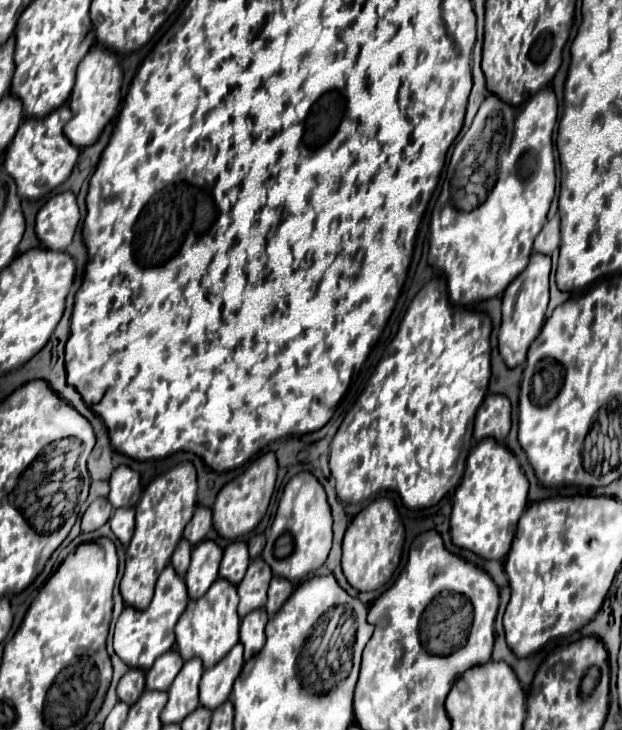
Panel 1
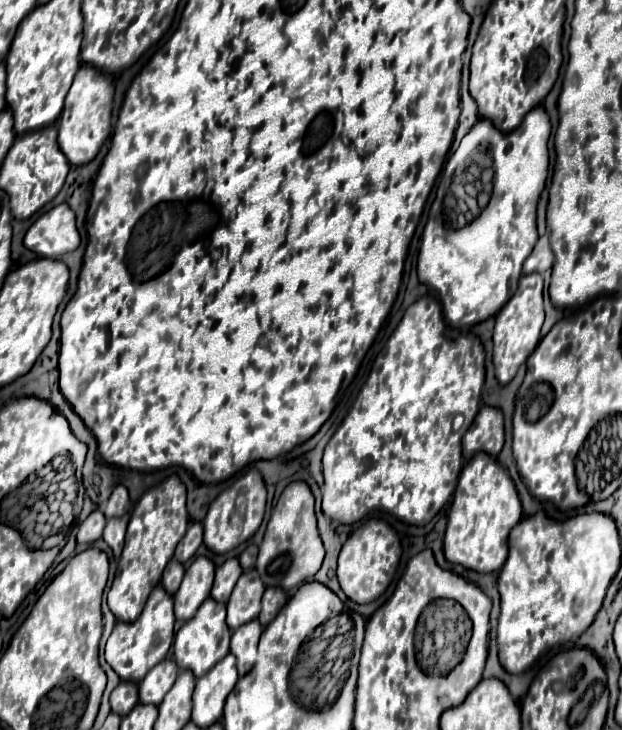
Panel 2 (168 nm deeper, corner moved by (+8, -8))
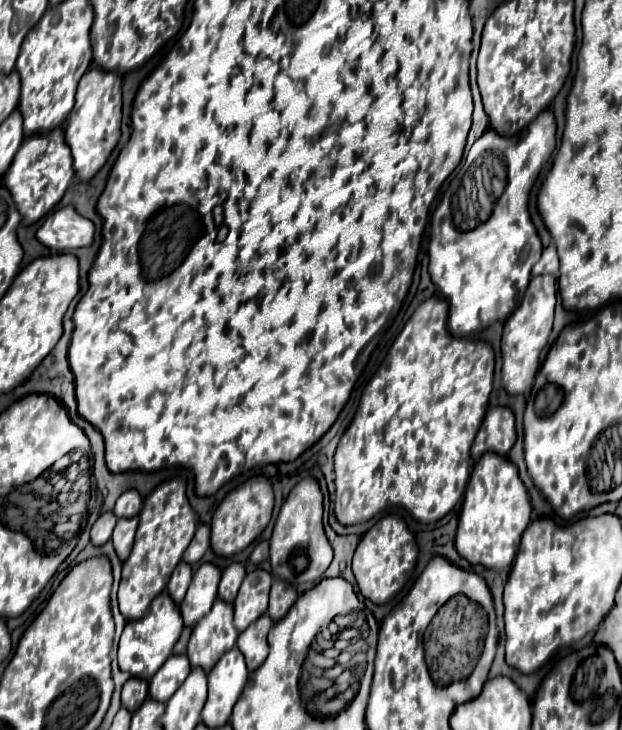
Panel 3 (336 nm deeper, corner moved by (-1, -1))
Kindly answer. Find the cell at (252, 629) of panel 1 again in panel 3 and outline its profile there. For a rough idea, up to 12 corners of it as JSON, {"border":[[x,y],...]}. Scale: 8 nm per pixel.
{"border":[[261,615],[243,633],[237,647],[249,671],[269,653],[267,633],[273,621]]}

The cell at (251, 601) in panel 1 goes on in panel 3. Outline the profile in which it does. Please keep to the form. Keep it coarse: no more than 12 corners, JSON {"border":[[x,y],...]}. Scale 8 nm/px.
{"border":[[247,573],[235,599],[235,627],[243,631],[267,611],[273,577]]}

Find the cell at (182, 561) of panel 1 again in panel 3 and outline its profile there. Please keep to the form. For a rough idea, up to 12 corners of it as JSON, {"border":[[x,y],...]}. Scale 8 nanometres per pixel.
{"border":[[185,561],[173,571],[167,591],[177,605],[193,575],[191,565]]}

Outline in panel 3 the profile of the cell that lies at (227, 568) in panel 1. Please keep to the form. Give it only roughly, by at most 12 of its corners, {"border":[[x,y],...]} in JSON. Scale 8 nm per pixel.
{"border":[[231,563],[223,571],[219,597],[227,603],[235,595],[245,577],[243,563]]}

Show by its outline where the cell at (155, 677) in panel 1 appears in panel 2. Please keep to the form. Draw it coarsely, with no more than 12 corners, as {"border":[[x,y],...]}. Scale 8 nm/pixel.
{"border":[[174,660],[156,664],[138,684],[140,702],[158,706],[174,686]]}

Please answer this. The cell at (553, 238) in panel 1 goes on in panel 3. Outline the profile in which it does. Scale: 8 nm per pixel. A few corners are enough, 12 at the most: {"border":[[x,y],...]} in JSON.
{"border":[[553,243],[543,249],[533,265],[533,275],[559,273],[559,257]]}

